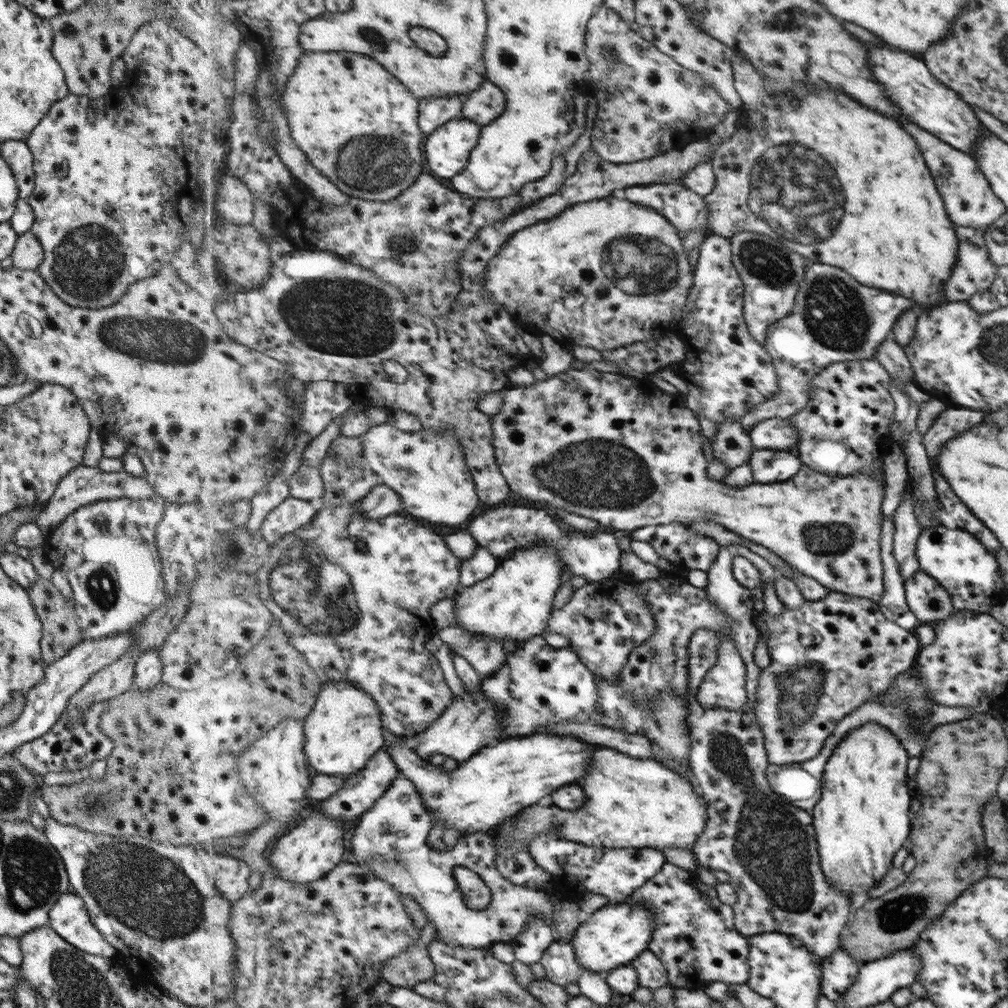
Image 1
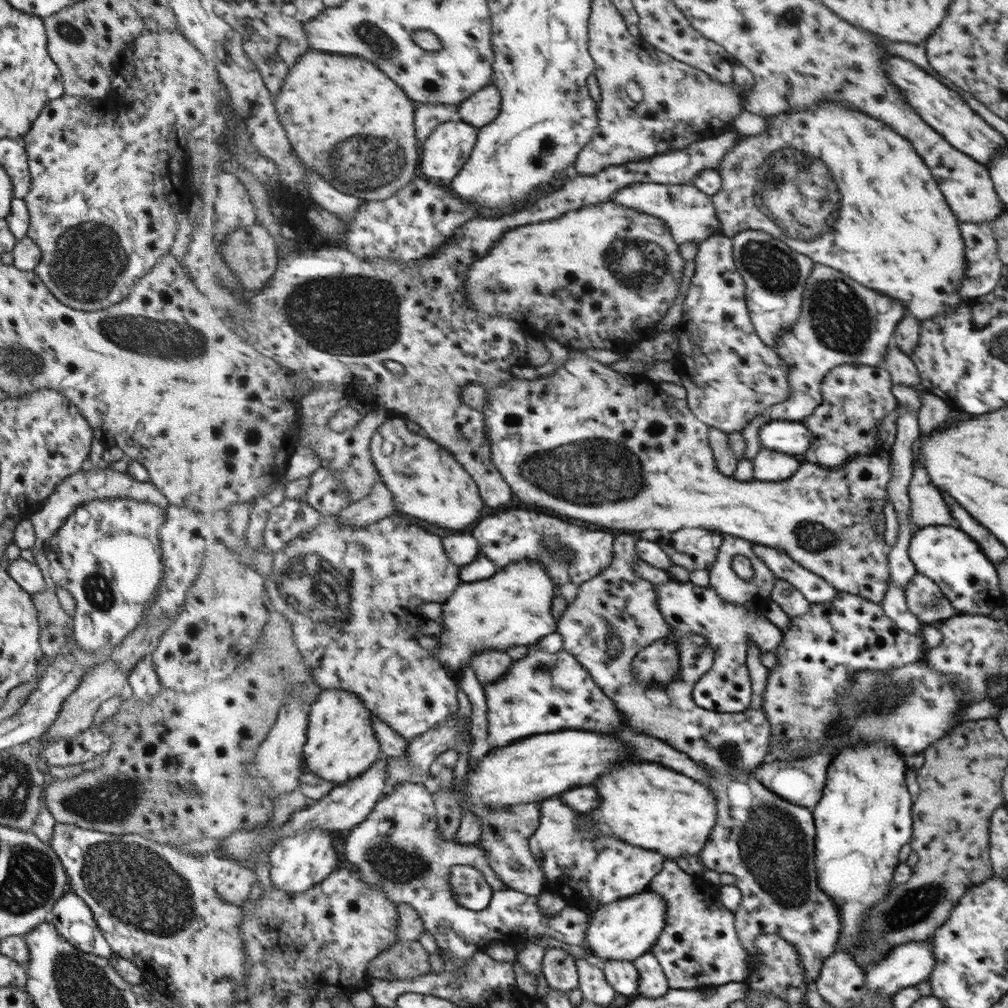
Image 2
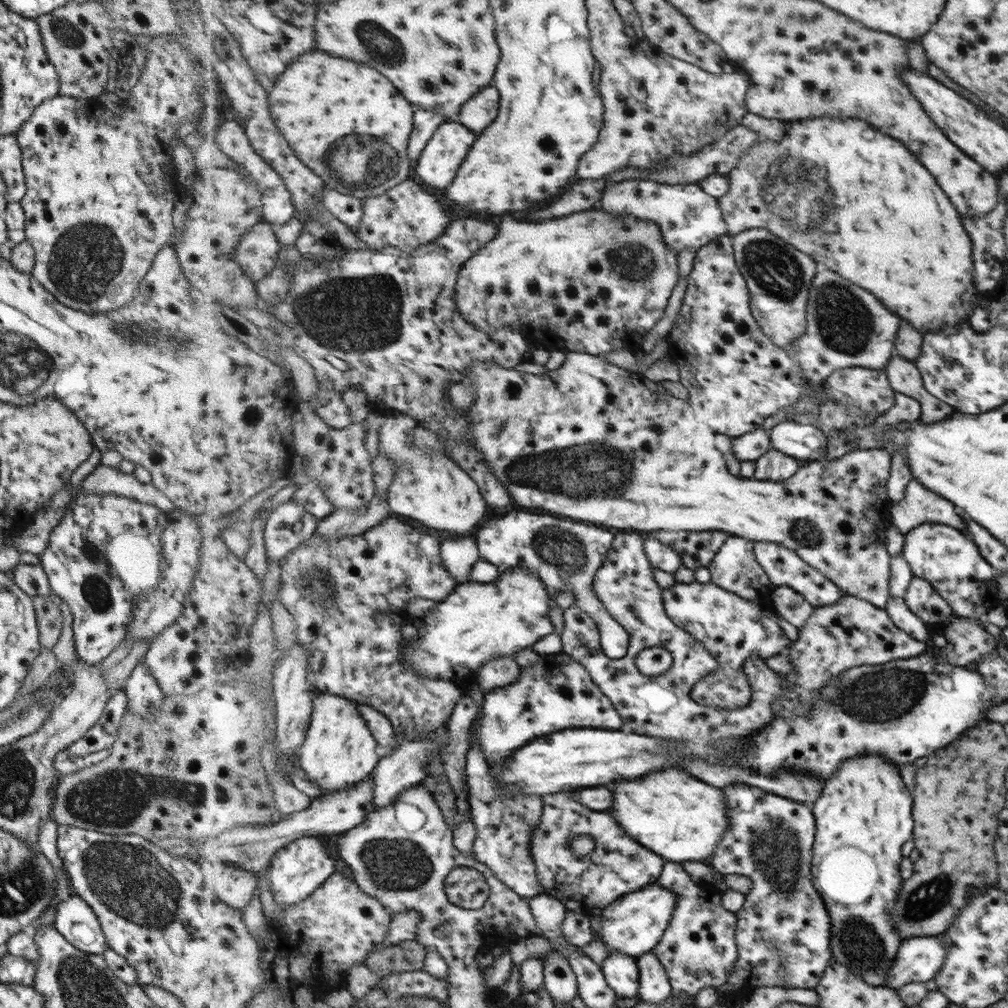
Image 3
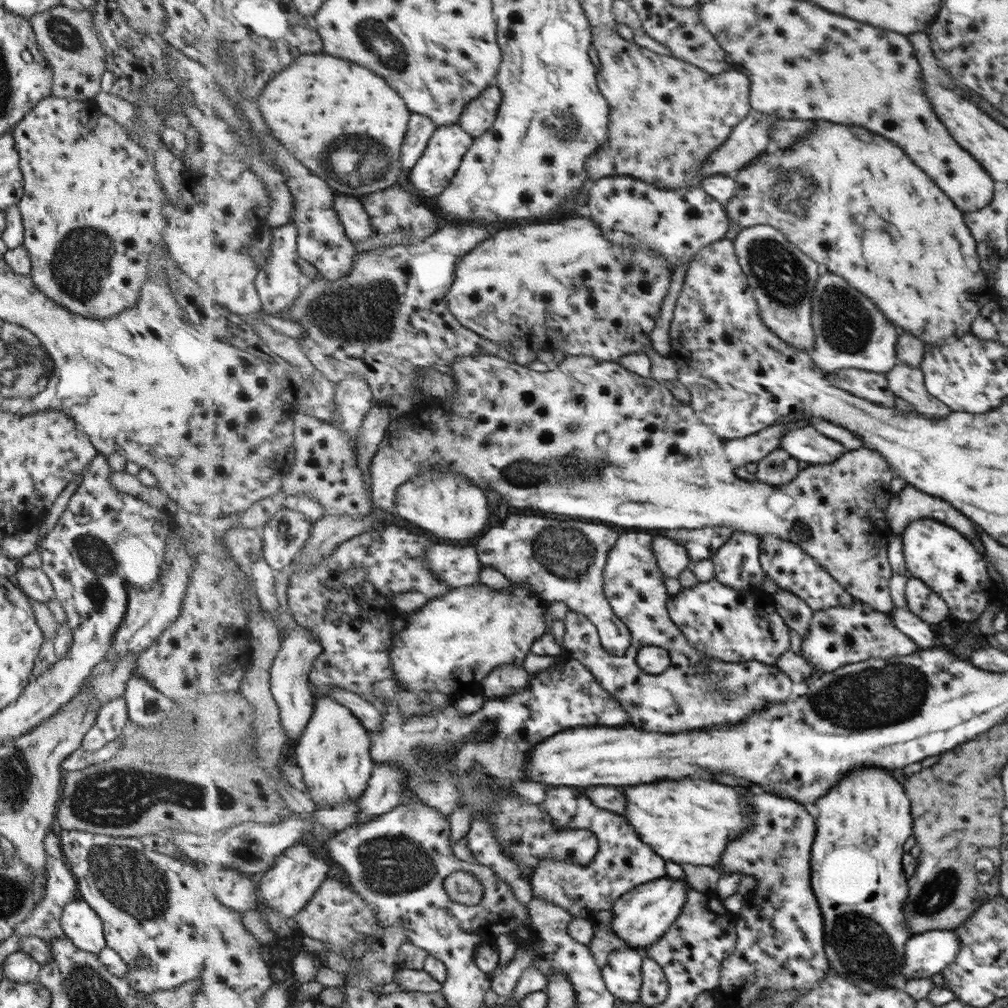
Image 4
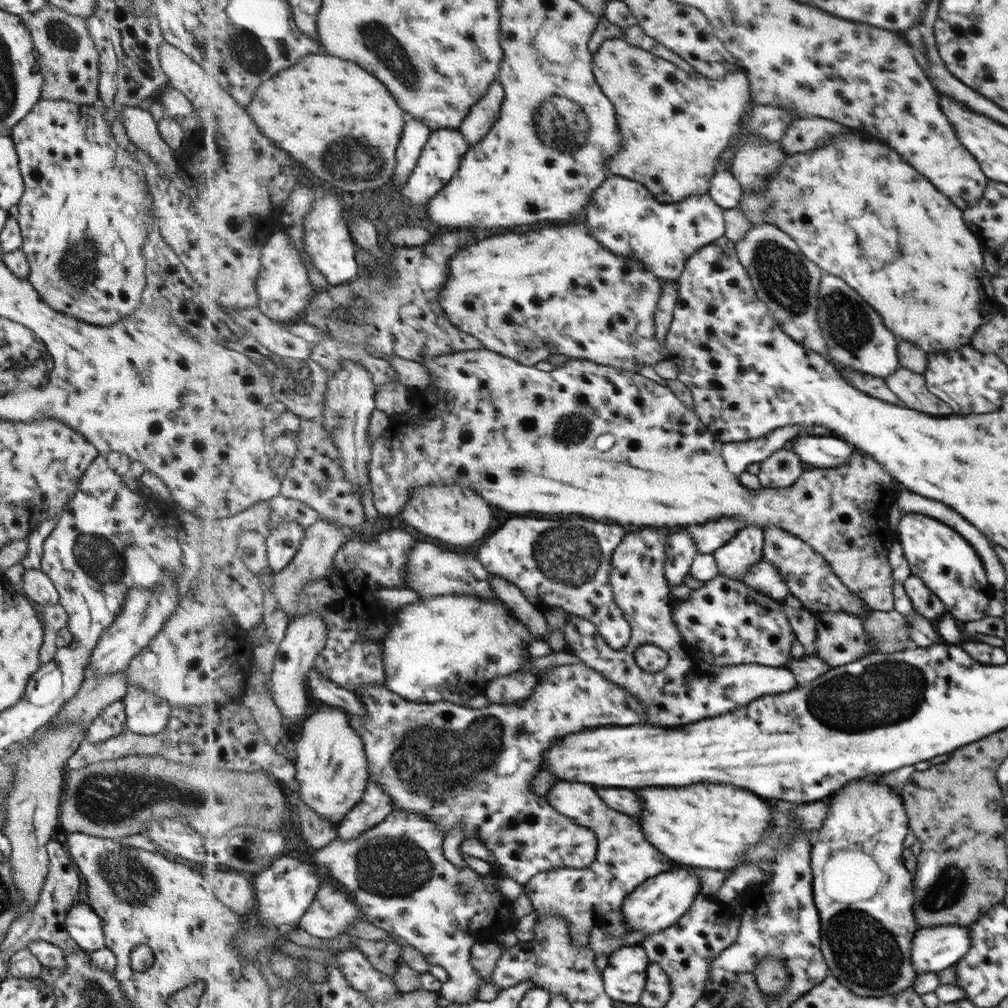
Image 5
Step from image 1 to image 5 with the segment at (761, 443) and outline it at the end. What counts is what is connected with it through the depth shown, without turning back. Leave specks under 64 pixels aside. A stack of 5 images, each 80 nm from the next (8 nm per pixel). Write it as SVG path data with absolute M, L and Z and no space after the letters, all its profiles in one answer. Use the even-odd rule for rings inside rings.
M804 434L794 445L801 460L814 467L837 467L856 452L851 443L833 435Z

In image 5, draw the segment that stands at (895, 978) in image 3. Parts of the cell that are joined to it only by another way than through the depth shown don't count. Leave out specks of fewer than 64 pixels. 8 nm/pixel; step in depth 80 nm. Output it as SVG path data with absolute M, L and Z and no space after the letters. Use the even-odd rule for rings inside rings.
M947 924L917 929L910 952L913 970L917 975L939 972L959 962L970 944L967 926Z

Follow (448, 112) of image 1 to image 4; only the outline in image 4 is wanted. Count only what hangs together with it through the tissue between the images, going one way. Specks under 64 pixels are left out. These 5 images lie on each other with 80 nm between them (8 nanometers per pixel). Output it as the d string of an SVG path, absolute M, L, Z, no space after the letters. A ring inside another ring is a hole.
M412 113L408 136L402 147L402 165L407 176L423 156L437 129L438 124L432 118L419 113Z

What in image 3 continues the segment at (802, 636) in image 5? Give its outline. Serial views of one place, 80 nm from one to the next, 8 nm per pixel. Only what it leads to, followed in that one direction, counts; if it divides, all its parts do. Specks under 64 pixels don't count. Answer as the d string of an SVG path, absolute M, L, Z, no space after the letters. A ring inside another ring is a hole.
M775 586L770 596L776 612L796 627L801 628L814 613L814 606L790 586Z

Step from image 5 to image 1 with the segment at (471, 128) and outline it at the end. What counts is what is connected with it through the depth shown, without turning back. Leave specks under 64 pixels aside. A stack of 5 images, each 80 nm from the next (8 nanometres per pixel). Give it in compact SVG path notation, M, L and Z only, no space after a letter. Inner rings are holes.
M487 80L477 90L467 94L462 116L484 127L504 114L506 106L508 100L502 88Z

